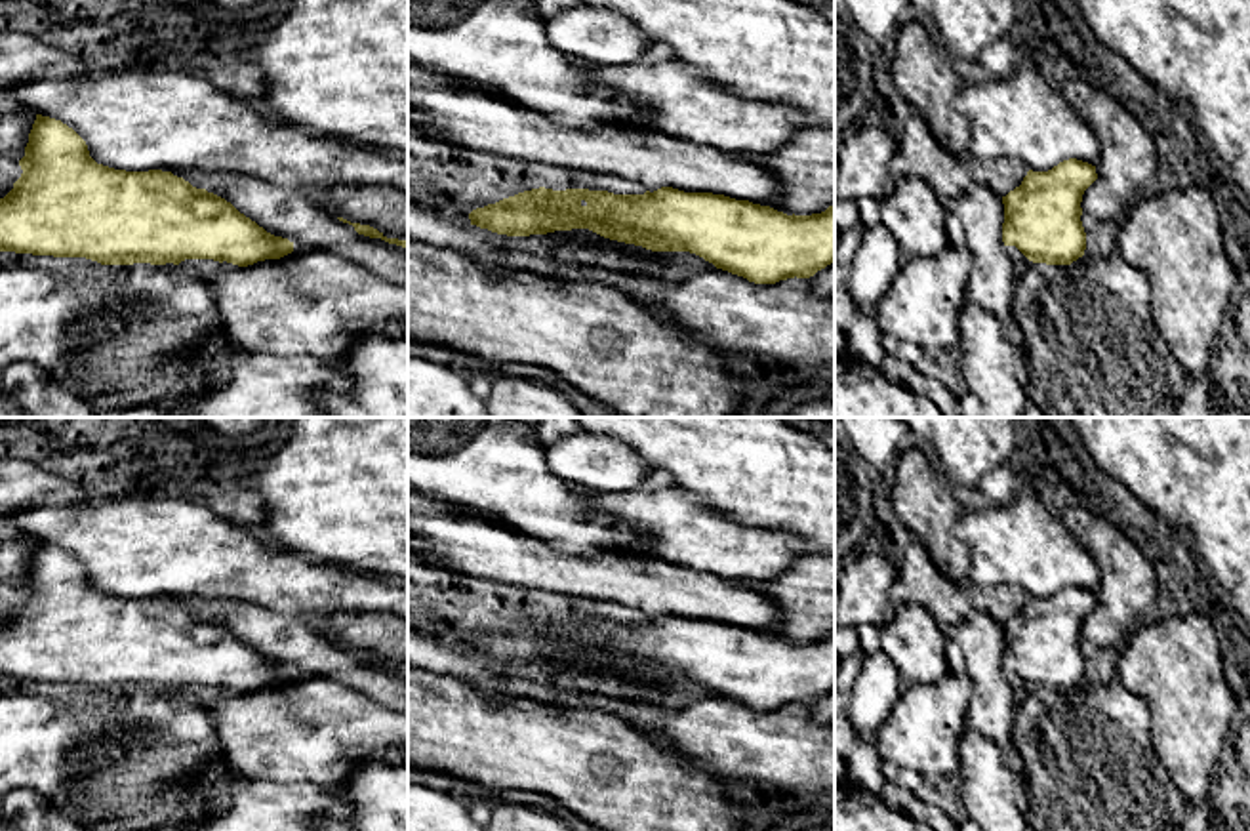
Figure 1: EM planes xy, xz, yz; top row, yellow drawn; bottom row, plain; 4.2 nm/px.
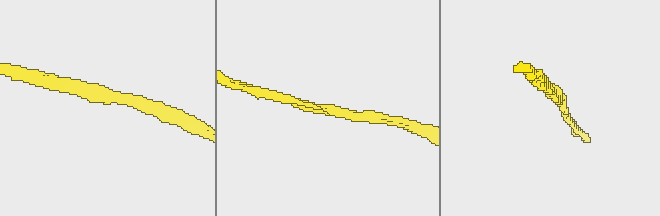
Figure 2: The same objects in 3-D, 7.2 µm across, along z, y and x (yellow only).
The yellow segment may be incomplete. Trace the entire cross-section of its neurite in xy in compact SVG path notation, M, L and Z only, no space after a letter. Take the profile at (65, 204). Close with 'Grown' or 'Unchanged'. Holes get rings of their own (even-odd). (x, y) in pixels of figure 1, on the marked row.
M36 114L19 166L21 177L0 198L0 252L86 257L101 265L213 259L238 267L293 252L288 238L267 233L225 198L171 172L126 172L97 164L86 141L50 116Z. Unchanged

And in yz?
M1077 158L1048 172L1029 170L1021 185L1002 196L1004 246L1016 246L1033 263L1071 265L1082 257L1080 202L1096 179L1096 166Z. Unchanged

